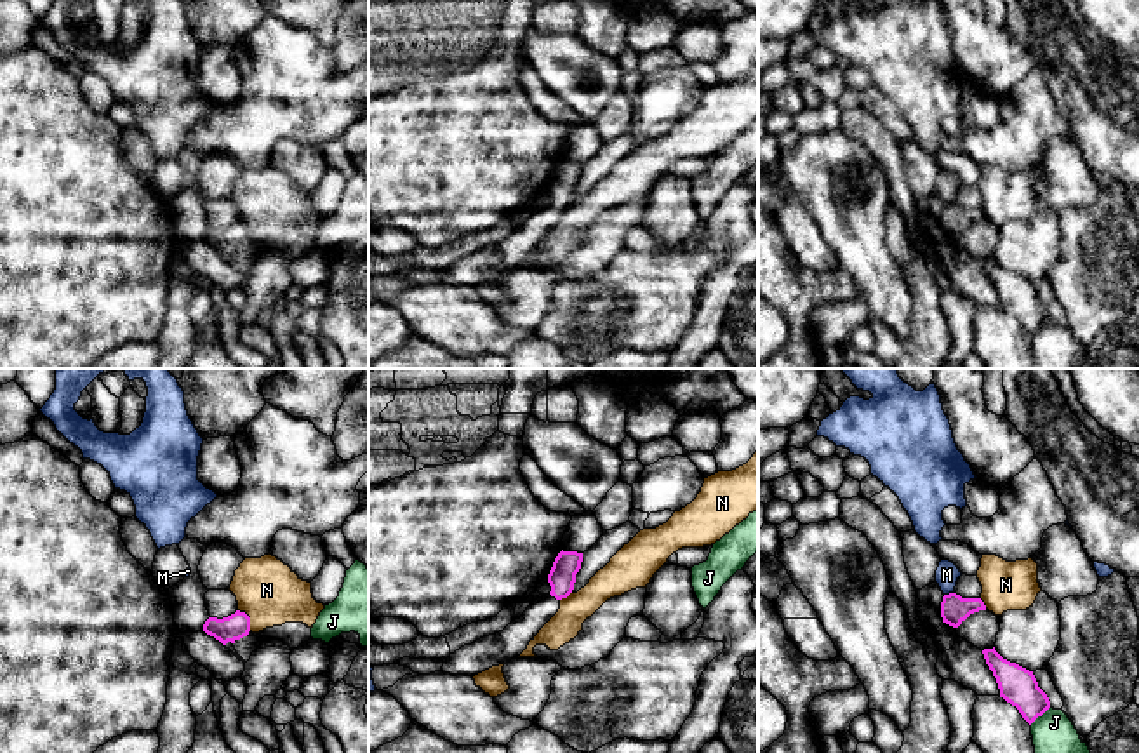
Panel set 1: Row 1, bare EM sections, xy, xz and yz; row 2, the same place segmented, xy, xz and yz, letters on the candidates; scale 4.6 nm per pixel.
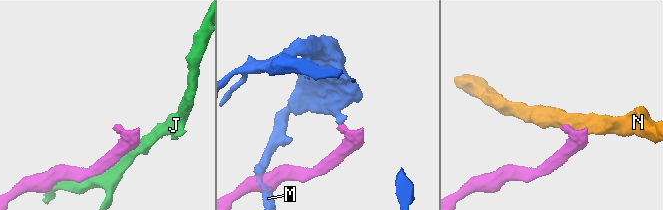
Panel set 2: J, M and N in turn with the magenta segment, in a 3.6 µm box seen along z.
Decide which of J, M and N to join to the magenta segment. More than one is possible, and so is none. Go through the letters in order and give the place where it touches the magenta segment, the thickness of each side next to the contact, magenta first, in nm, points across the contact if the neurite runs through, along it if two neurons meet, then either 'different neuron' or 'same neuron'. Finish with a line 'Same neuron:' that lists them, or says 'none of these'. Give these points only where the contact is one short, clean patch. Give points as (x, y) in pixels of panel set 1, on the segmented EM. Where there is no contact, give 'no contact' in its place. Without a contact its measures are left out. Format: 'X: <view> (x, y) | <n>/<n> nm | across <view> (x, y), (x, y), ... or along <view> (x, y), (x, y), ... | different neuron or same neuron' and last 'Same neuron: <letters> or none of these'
J: yz (1039, 715) | 180/190 nm | different neuron
M: yz (950, 593) | 130/110 nm | along yz (953, 592), (945, 595) | different neuron
N: xy (249, 619) | 120/300 nm | different neuron
Same neuron: none of these

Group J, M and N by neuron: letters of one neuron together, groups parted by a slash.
J / M / N

